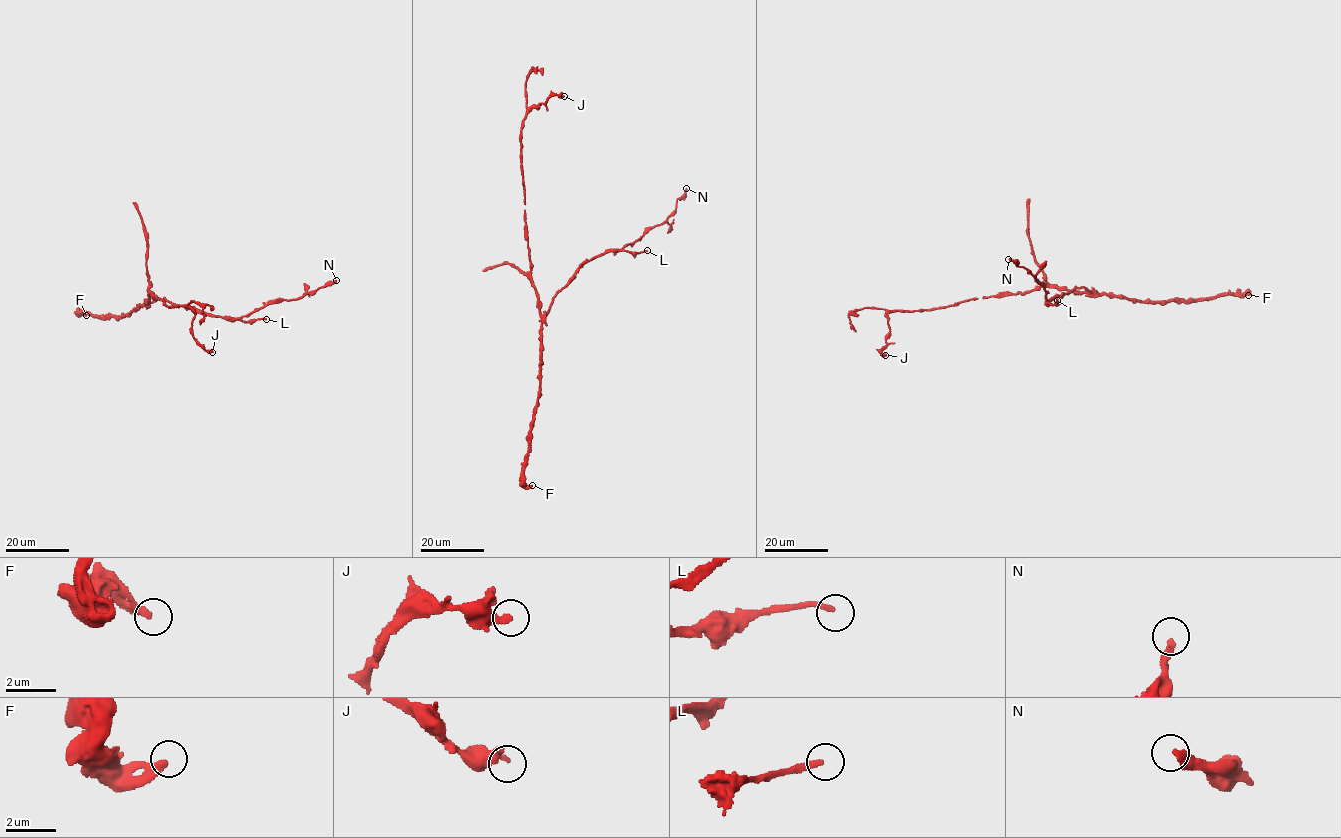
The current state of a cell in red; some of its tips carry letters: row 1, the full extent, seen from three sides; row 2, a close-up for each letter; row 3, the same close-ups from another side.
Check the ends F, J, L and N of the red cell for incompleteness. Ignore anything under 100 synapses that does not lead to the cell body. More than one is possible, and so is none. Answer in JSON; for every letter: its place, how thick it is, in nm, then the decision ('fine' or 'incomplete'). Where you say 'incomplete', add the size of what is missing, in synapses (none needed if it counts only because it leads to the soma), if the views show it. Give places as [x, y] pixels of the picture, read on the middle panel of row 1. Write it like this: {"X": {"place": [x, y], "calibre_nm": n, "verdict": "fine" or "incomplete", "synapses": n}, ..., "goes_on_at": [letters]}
{"F": {"place": [532, 485], "calibre_nm": 360, "verdict": "fine"}, "J": {"place": [564, 96], "calibre_nm": 170, "verdict": "fine"}, "L": {"place": [647, 250], "calibre_nm": 220, "verdict": "fine"}, "N": {"place": [686, 188], "calibre_nm": 260, "verdict": "fine"}, "goes_on_at": []}

